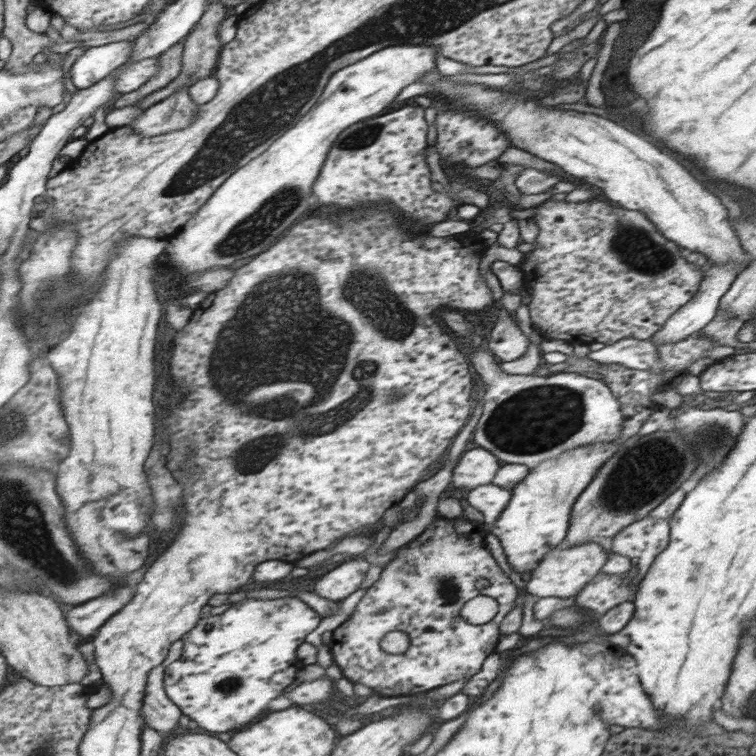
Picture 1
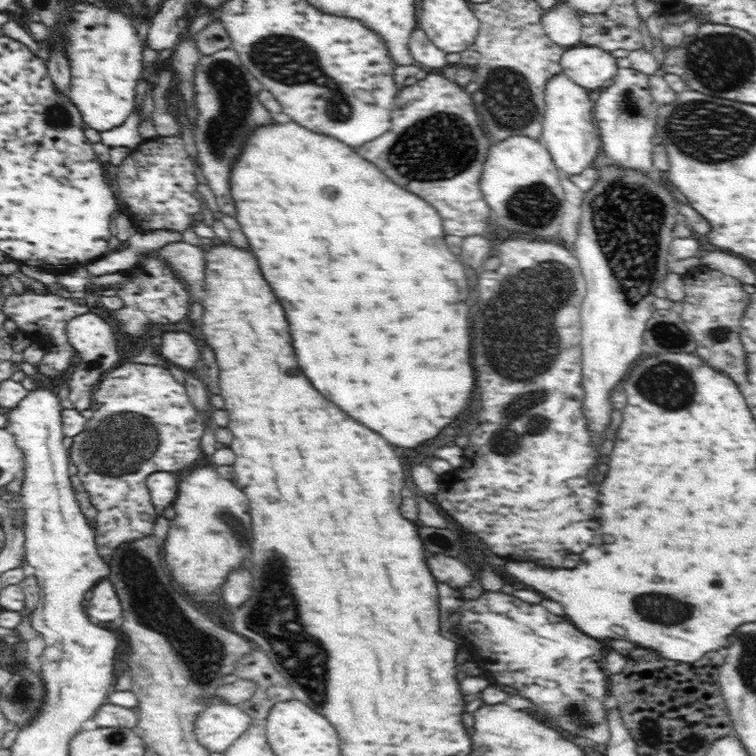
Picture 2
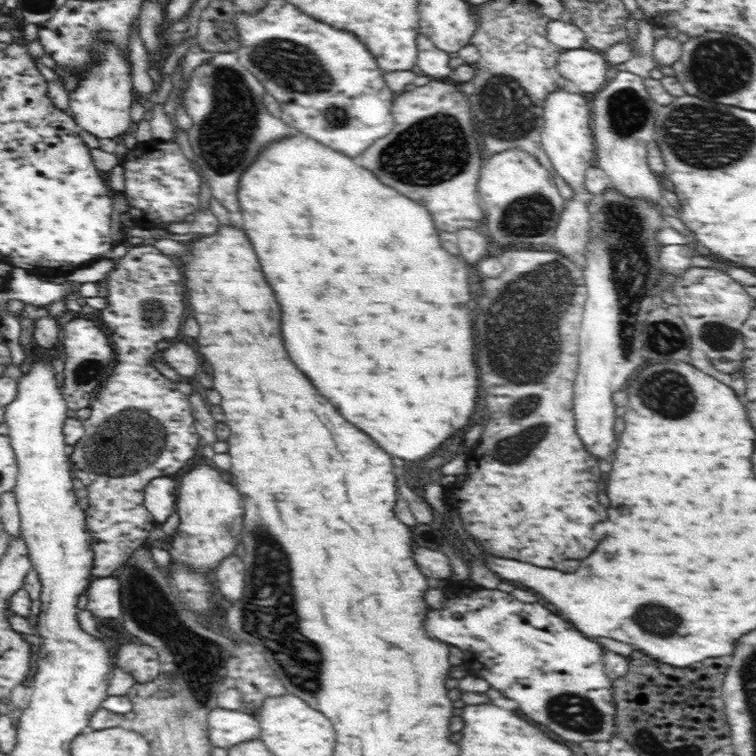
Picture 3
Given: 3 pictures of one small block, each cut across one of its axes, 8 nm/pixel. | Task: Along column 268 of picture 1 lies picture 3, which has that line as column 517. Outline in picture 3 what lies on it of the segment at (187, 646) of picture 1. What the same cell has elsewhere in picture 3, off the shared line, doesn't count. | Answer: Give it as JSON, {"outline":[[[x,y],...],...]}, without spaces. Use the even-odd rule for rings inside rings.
{"outline":[[[482,590],[482,598],[478,600],[456,598],[448,592],[444,610],[432,610],[426,618],[426,628],[432,638],[458,646],[462,652],[470,652],[472,662],[476,662],[470,664],[474,674],[486,678],[490,688],[504,690],[504,696],[516,700],[520,714],[546,726],[546,730],[558,734],[558,738],[587,747],[600,741],[610,742],[617,731],[616,704],[612,681],[604,670],[604,648],[582,636],[570,621],[562,618],[540,604],[524,604],[502,590]]]}

